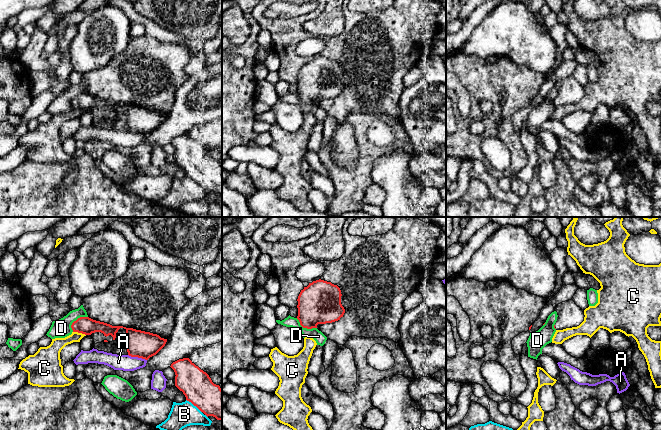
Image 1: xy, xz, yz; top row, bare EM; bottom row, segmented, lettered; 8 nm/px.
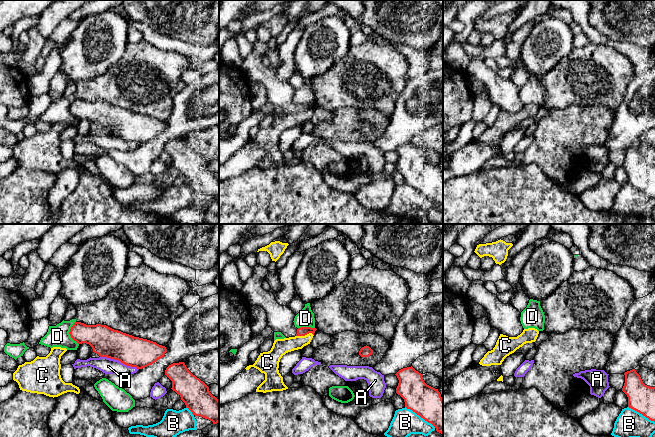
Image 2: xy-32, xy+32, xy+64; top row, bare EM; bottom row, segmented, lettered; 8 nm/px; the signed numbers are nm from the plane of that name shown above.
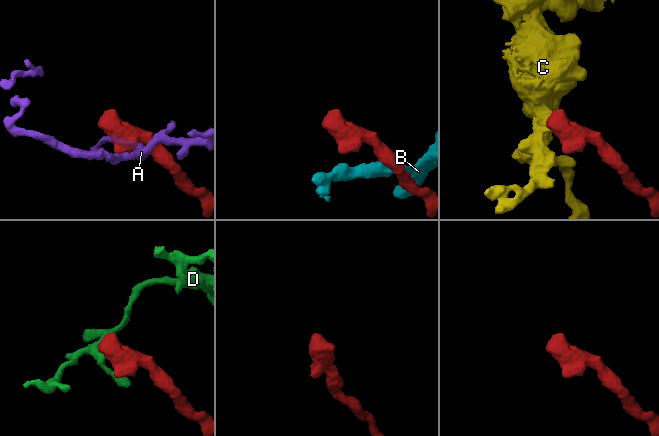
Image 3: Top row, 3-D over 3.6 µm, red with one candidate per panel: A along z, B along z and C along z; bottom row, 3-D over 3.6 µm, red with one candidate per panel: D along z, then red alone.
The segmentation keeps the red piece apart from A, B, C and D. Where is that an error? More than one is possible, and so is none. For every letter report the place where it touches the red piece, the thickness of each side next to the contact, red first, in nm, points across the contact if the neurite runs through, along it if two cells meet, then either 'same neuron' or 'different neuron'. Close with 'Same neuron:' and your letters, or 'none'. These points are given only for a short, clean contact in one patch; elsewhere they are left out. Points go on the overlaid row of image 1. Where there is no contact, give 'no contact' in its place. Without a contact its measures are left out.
A: xy (137, 356) | 220/130 nm | along xy (128, 354), (146, 360) | different neuron
B: xy (194, 405) | 260/200 nm | different neuron
C: xy (79, 332) | 140/110 nm | along xy (73, 331), (85, 335) | different neuron
D: xy (76, 320) | 140/150 nm | different neuron
Same neuron: none

